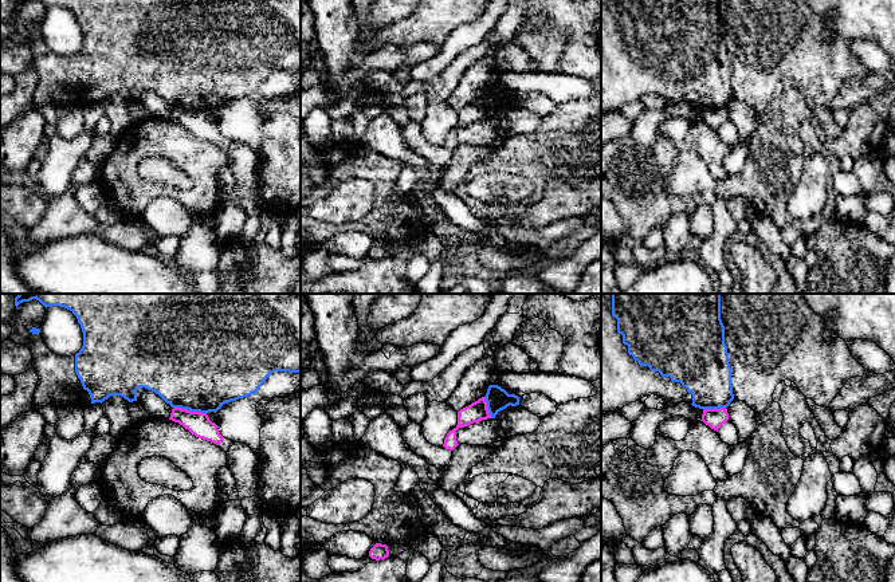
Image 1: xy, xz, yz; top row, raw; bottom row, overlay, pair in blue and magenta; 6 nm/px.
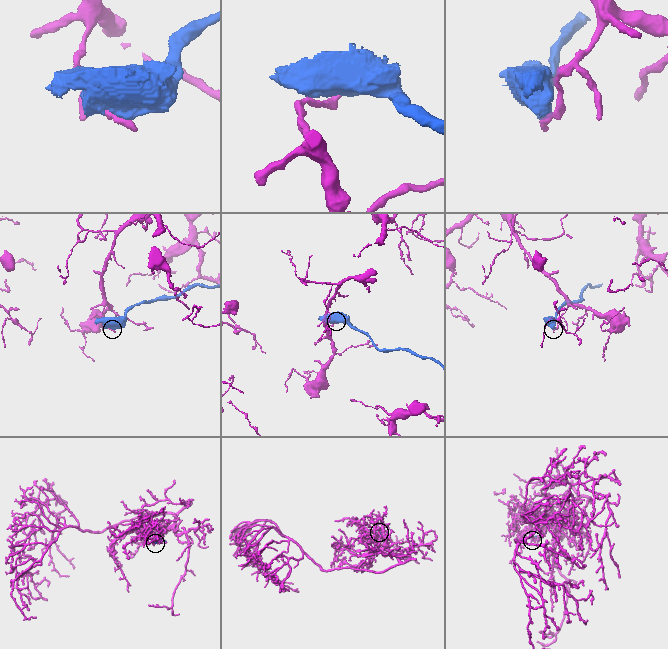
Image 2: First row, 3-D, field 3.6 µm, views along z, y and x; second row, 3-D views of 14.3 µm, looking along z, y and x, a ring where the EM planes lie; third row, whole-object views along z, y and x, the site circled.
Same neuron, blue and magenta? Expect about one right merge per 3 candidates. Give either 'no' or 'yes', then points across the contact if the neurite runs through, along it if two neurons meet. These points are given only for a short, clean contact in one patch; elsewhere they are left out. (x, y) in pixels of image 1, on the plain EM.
no; border along xy (173, 106), (205, 113)

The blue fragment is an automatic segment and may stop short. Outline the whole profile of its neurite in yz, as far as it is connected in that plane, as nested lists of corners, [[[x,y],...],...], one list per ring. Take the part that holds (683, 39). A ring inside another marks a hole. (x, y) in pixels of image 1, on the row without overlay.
[[[601,0],[601,111],[616,113],[623,106],[651,94],[666,102],[686,102],[703,110],[727,107],[734,99],[721,0]]]

